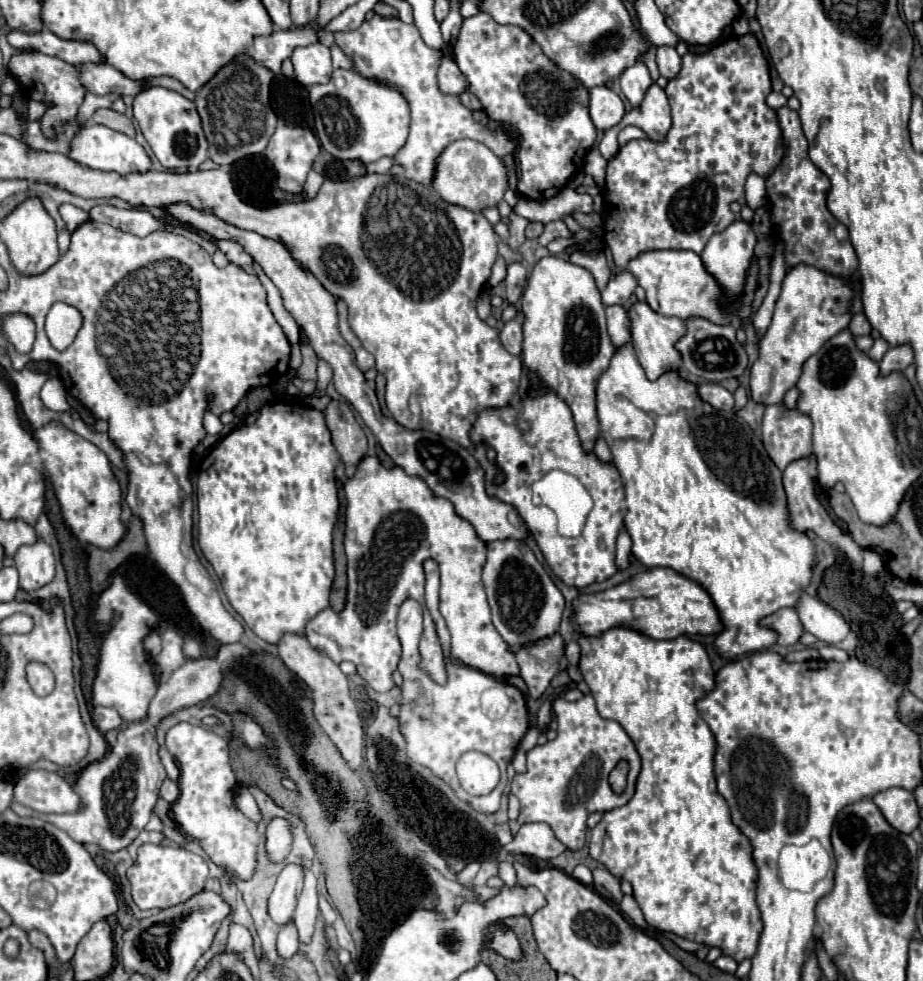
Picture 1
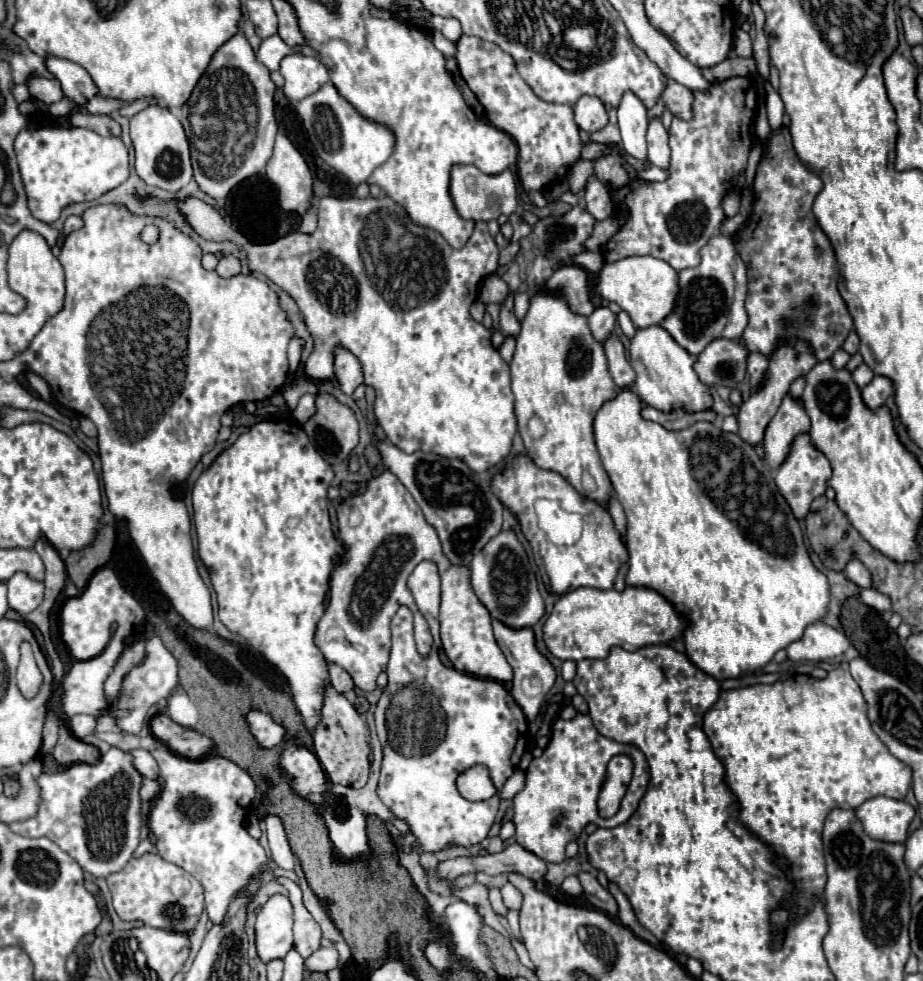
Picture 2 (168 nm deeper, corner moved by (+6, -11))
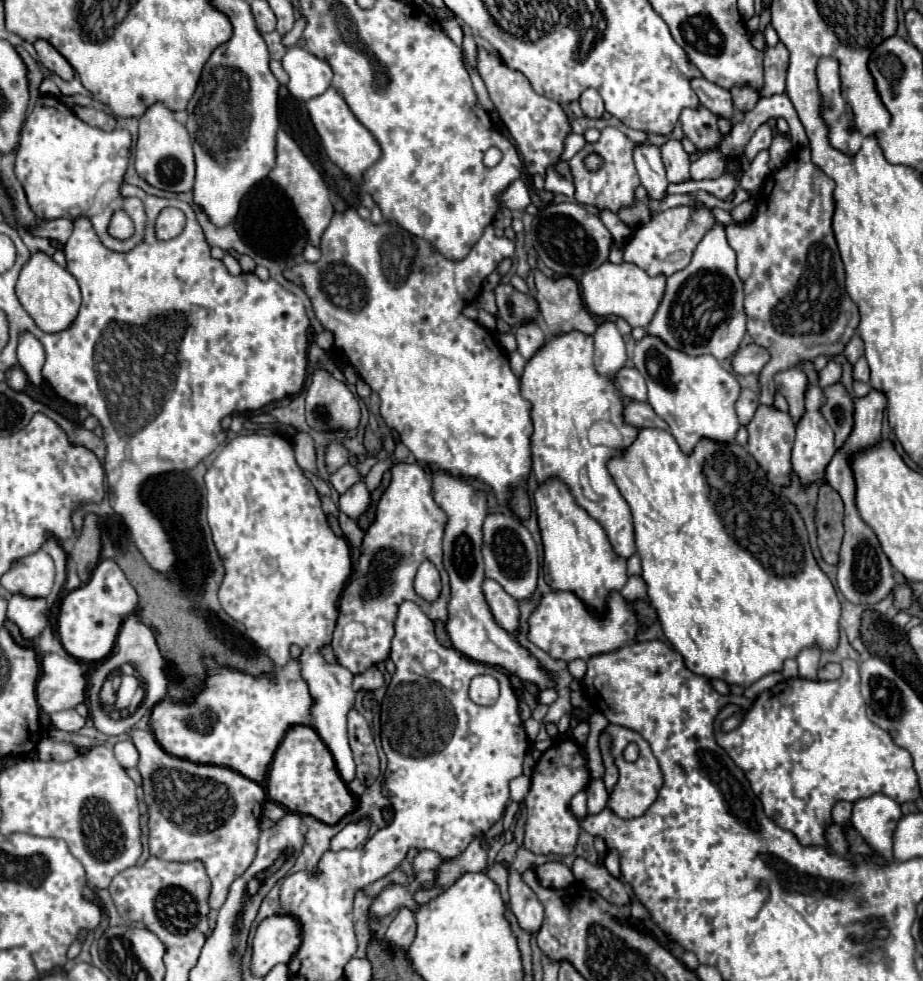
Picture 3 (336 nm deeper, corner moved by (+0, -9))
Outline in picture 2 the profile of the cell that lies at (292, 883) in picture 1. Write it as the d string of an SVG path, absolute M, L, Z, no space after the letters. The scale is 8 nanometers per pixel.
M273 894L255 922L257 952L263 962L283 958L293 946L293 906L285 894Z

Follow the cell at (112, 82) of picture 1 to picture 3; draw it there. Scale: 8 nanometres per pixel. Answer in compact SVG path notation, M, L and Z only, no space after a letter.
M35 40L33 48L39 56L39 62L49 70L59 74L61 78L69 80L73 76L73 68L69 66L69 62L65 62L65 58L61 58L61 54L47 42L47 40Z

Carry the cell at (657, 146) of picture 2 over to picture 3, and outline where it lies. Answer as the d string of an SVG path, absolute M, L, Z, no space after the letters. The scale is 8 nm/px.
M669 140L661 146L661 156L663 156L663 164L667 168L667 180L671 184L681 184L681 182L689 182L691 174L689 174L689 154L683 150L681 142L677 140Z

